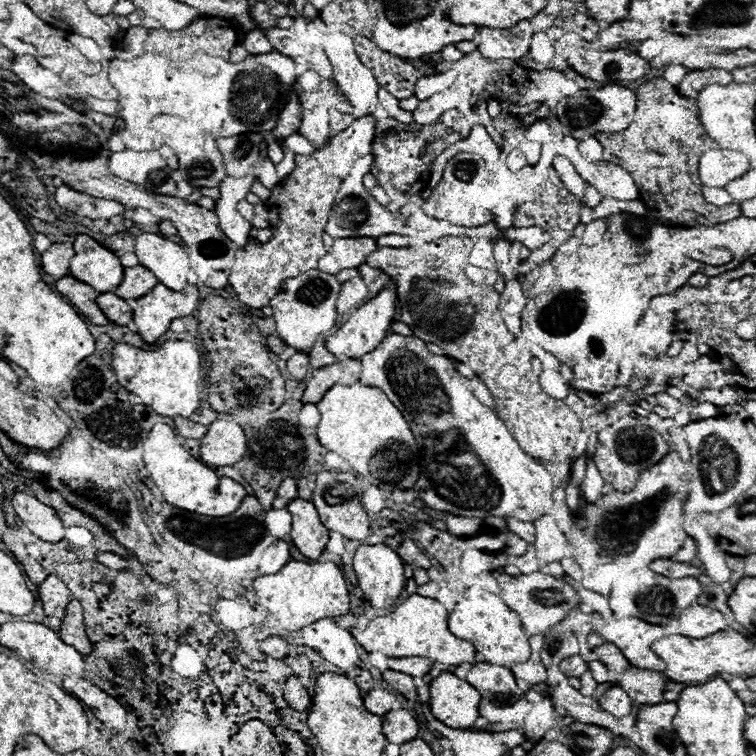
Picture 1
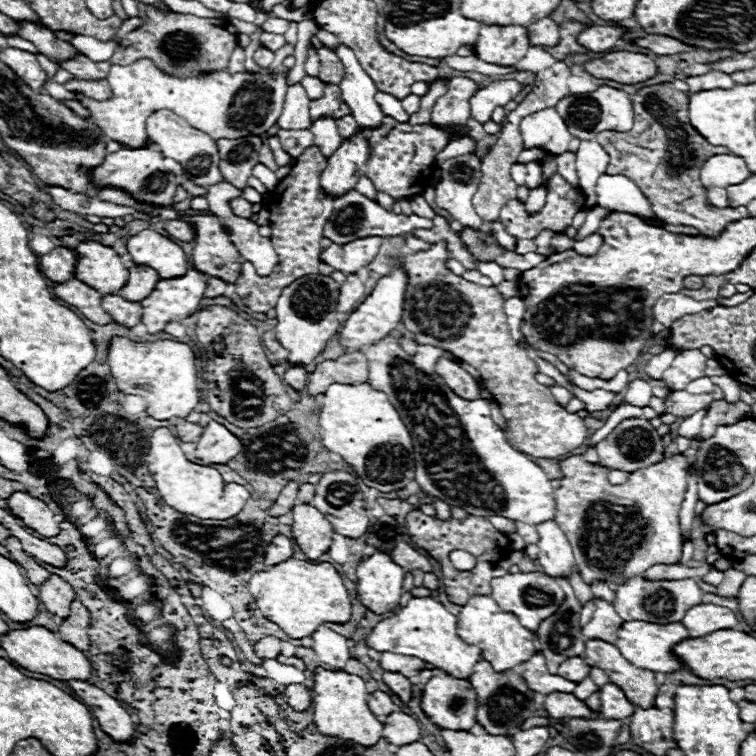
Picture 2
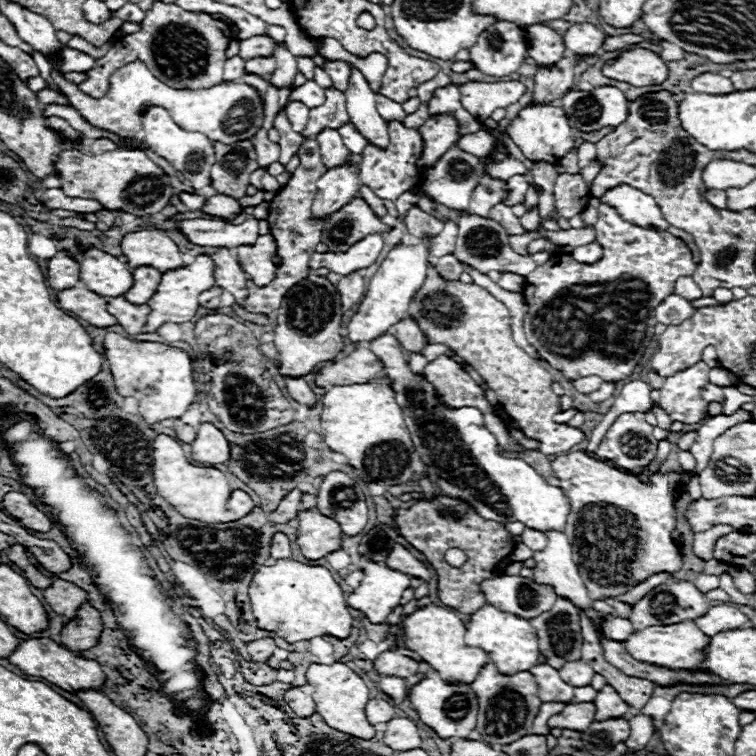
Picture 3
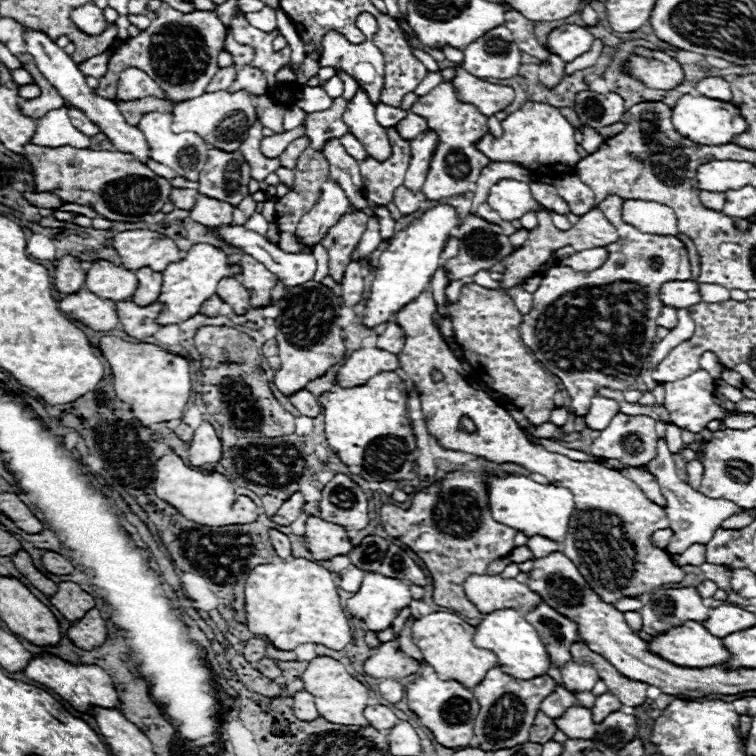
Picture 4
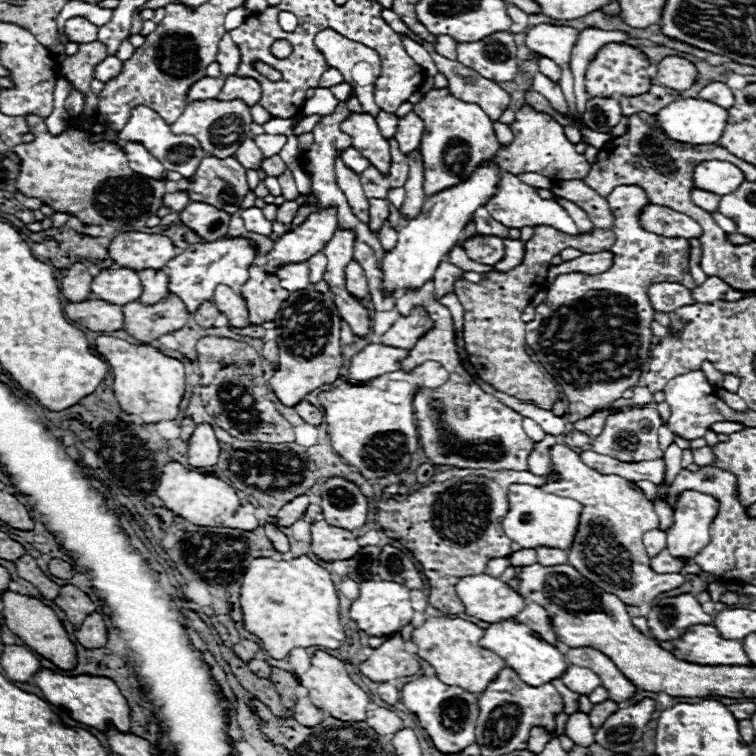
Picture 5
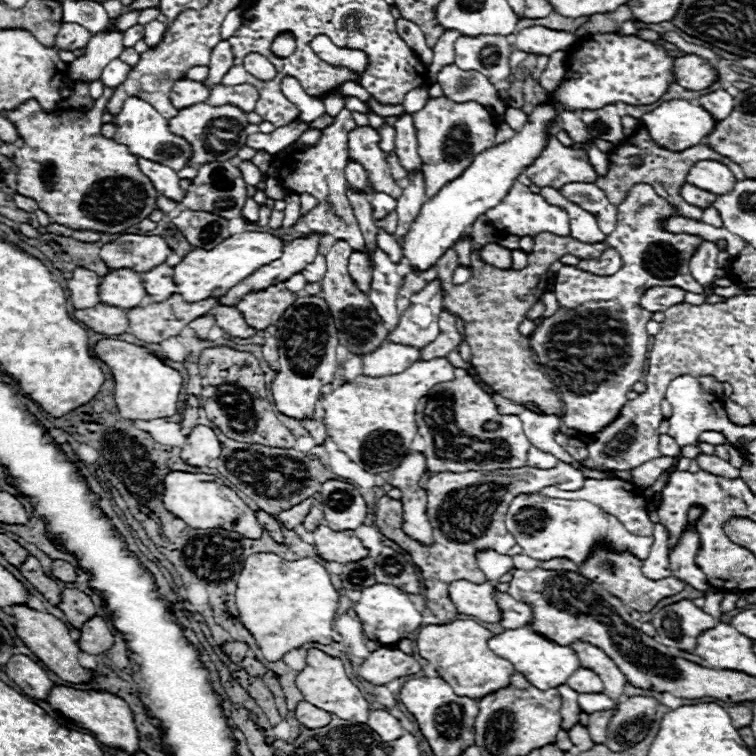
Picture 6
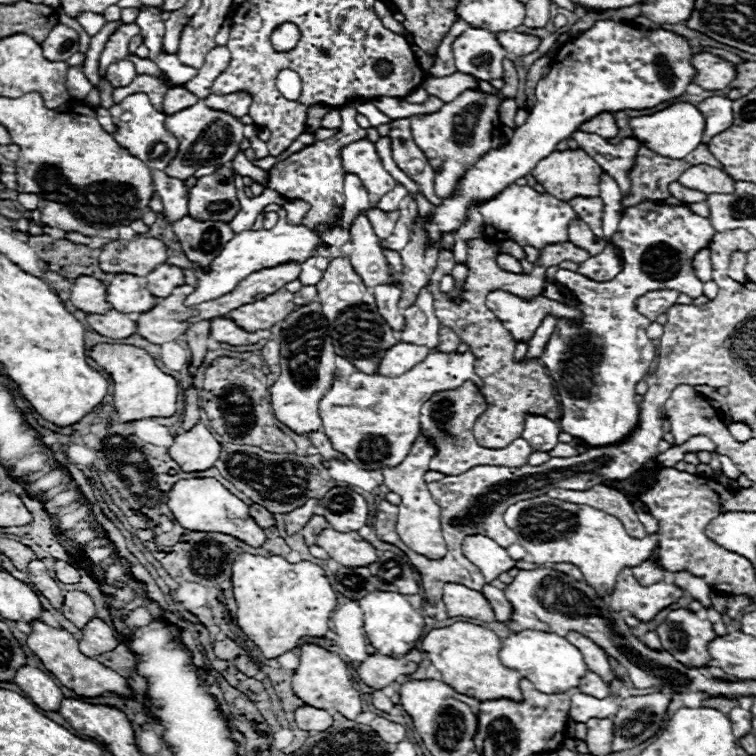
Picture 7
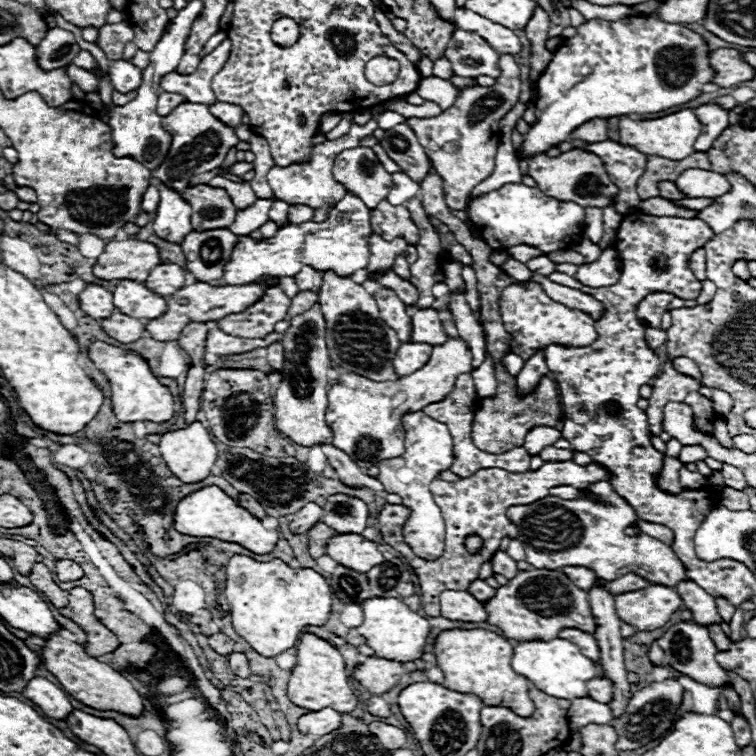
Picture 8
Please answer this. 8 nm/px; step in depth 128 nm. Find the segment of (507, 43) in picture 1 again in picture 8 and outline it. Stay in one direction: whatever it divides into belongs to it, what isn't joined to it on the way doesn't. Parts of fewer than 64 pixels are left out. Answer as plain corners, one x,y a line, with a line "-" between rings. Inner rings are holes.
456,30
446,46
444,56
450,60
452,72
456,76
500,76
500,54
484,38
476,36
476,32

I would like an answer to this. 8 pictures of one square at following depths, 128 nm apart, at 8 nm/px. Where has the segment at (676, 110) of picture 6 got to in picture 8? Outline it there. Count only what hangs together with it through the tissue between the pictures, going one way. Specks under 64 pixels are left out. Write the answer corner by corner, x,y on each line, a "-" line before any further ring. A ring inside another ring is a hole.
684,108
680,112
674,112
656,120
630,120
622,116
618,128
620,128
618,130
620,144
632,144
644,154
654,154
670,160
682,160
690,156
694,152
694,142
700,136
700,120
690,108

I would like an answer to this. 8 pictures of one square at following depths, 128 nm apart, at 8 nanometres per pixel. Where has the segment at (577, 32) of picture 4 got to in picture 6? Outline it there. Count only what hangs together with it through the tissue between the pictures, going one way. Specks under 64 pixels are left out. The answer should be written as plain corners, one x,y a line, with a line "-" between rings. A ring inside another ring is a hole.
530,26
518,32
516,48
530,54
550,55
558,50
568,50
576,36
564,30
550,30
546,26
-
594,142
582,144
582,148
588,150
588,160
590,160
590,164
596,168
596,174
598,174
598,176
600,176
600,174
606,174
606,170
608,170
608,156
606,156
606,152
598,150
598,146
596,146

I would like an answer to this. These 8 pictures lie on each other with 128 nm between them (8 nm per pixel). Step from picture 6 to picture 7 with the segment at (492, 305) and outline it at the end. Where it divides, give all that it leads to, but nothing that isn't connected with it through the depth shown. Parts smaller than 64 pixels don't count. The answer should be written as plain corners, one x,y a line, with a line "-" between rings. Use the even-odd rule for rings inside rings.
480,238
480,240
468,242
468,278
462,286
462,302
460,304
452,302
450,296
440,292
440,288
438,288
442,276
450,274
454,268
454,256
450,250
440,250
438,266
428,284
428,288
434,296
434,308
436,308
438,320
444,326
452,328
460,336
460,340
470,346
470,352
476,356
474,370
484,382
482,394
488,402
488,408
476,420
474,436
482,446
488,446
488,448
502,448
502,446
510,444
516,436
520,436
522,428
524,428
524,414
538,414
538,416
546,416
550,420
558,420
562,416
562,412
554,398
552,378
548,376
548,372
540,364
540,360
520,360
520,362
514,360
516,340
504,328
504,324
492,314
492,310
486,308
486,294
492,290
506,290
506,292
520,296
522,300
536,298
544,292
546,270
550,266
556,266
568,258
572,258
572,262
576,262
576,264
590,258
590,254
584,248
578,248
572,242
548,244
540,250
540,258
536,260
532,274
512,274
512,272
504,272
502,268
498,268
496,254
498,254
498,246
490,240

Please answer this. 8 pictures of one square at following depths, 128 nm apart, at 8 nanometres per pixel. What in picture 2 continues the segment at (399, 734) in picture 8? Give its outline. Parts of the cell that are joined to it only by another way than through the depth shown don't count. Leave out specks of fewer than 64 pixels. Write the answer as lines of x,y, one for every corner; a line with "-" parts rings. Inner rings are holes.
376,690
376,692
370,694
368,706
376,716
388,716
388,712
396,712
398,710
398,706
392,702
392,698
382,690

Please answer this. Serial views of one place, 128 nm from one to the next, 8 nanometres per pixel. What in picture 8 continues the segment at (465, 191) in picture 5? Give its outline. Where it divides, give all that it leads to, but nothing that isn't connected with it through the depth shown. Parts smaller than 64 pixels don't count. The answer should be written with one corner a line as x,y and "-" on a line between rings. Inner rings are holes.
656,14
628,16
616,22
590,20
578,26
576,36
566,38
554,52
548,68
538,80
536,96
536,120
524,134
524,142
516,152
518,160
534,158
554,148
584,122
592,118
612,118
624,114
652,114
678,104
684,104
700,94
700,88
712,80
714,70
708,68
708,44
706,40
680,26
660,20

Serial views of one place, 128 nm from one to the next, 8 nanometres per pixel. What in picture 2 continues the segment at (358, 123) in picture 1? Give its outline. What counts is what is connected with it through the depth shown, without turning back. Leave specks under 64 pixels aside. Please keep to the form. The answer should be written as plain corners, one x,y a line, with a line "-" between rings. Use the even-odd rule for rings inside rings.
360,130
356,132
356,136
352,136
352,140
344,140
344,144
340,144
340,148
332,156
328,156
328,166
322,172
320,186
336,196
352,190
358,178
364,176
368,156
368,140

